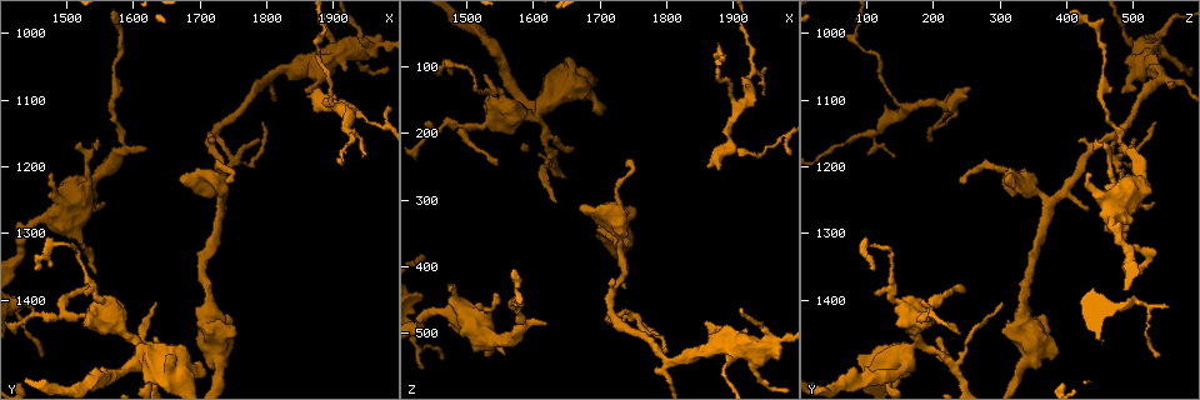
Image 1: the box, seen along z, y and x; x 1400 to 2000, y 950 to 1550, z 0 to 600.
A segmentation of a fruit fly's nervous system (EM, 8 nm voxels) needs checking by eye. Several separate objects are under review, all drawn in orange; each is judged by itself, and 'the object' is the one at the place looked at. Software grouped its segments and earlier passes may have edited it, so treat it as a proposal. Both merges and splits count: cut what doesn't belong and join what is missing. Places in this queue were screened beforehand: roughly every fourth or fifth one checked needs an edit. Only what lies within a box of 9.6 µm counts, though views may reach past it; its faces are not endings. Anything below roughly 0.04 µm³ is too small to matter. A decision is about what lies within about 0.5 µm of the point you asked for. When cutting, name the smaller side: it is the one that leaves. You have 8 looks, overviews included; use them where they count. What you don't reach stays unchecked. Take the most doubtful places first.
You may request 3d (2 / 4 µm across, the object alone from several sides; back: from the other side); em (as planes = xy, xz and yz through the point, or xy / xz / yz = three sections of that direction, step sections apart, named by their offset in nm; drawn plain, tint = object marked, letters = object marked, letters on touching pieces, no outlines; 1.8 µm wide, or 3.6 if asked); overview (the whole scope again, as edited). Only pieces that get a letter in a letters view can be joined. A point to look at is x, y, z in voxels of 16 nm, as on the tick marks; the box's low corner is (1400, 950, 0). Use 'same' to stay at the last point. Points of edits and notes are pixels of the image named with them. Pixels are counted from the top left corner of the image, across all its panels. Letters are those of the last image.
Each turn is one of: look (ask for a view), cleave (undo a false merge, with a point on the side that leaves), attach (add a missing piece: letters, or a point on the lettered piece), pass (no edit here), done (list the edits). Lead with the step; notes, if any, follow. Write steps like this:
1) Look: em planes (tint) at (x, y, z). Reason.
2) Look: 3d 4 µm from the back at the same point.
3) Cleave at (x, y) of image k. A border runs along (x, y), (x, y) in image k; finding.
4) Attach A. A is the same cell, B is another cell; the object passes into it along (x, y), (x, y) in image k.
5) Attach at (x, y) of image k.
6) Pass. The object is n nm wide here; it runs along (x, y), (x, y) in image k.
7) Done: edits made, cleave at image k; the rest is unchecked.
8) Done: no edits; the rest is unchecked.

Look: 3d 4 µm at (1925, 1025, 525). Abrupt turn.

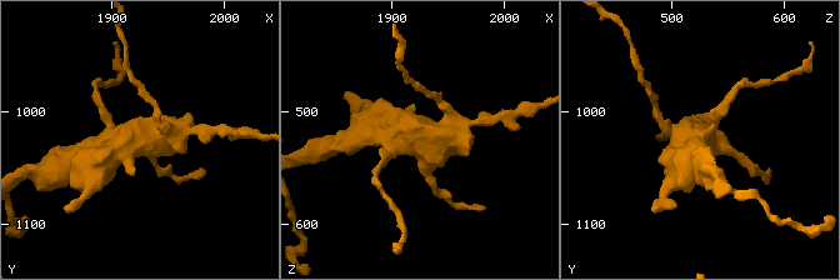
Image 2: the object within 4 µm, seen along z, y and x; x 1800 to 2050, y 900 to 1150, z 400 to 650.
Look: em 3.6 µm planes (tint) at (1926, 1026, 520).

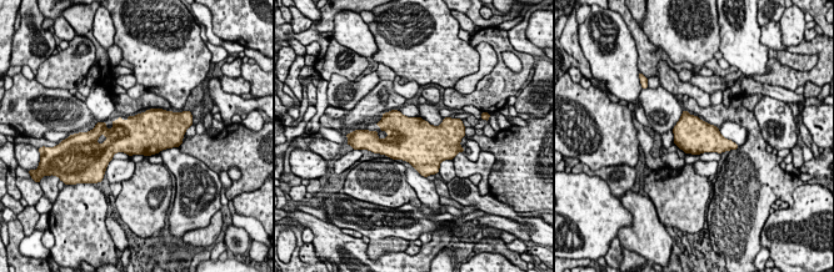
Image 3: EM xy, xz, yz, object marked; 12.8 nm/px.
Look: em 3.6 µm planes (letters) at the same point.

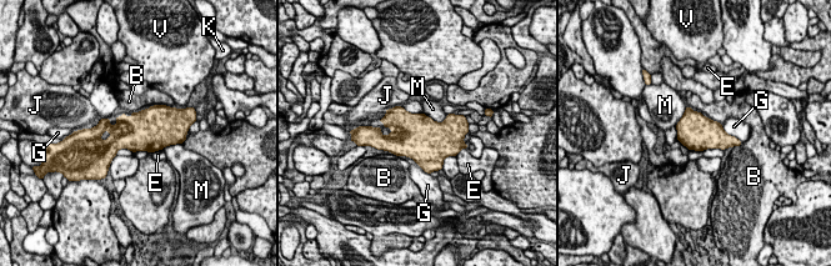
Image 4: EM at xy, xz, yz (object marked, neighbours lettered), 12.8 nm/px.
Pass. B, E, G, J, K, M and V are other cells; a border runs along (422, 113), (436, 121), (446, 118) in image 4; continuous, no second neuron.

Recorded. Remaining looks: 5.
Look: em yz step 4 (tint) at (1475, 1210, 430). Free end.

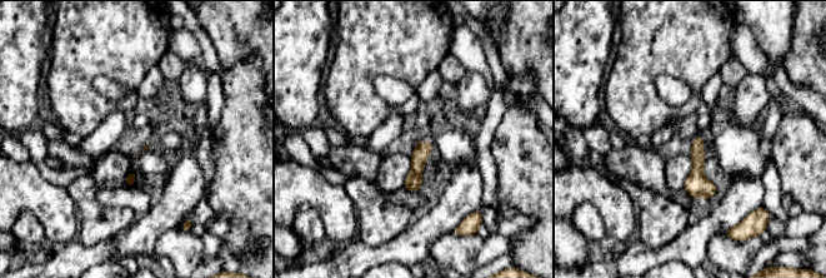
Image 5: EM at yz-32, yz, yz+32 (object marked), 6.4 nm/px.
Look: em planes (letters) at the same point. Another direction.

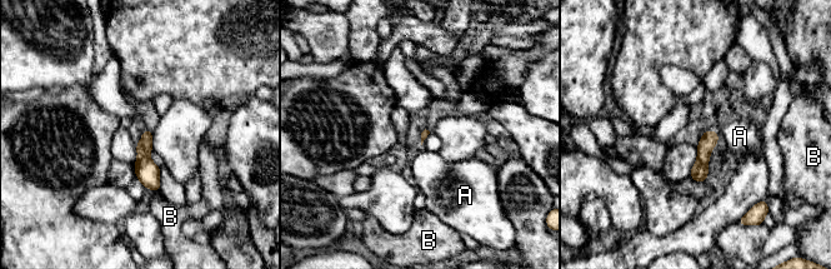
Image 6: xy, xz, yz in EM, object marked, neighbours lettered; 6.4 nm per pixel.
Pass. A and B are other cells; no lettered piece goes on from it.

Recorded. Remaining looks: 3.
Look: 3d 2 µm at (1730, 1265, 370). Calibre changes.

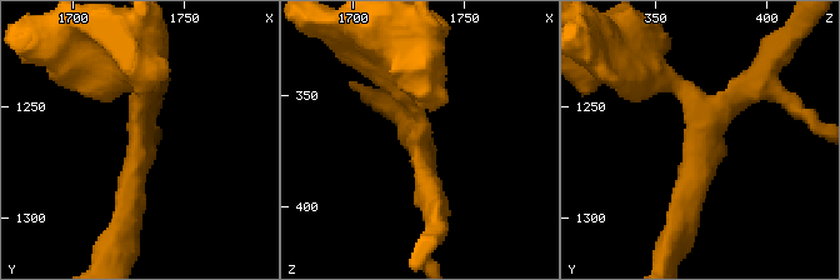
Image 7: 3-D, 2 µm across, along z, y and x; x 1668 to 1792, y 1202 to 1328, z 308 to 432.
Look: em planes (letters) at (1729, 1260, 370). Now the EM.

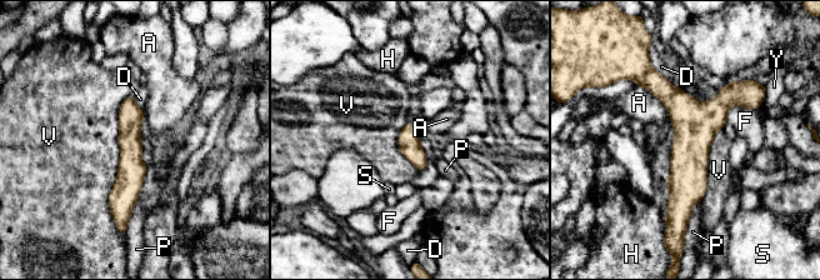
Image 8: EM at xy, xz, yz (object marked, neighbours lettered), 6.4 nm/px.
Pass. A, D, F, H, P, S, V and Y are other cells; continuous, no second neuron.

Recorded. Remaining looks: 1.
Done: no edits; the rest is unchecked.

